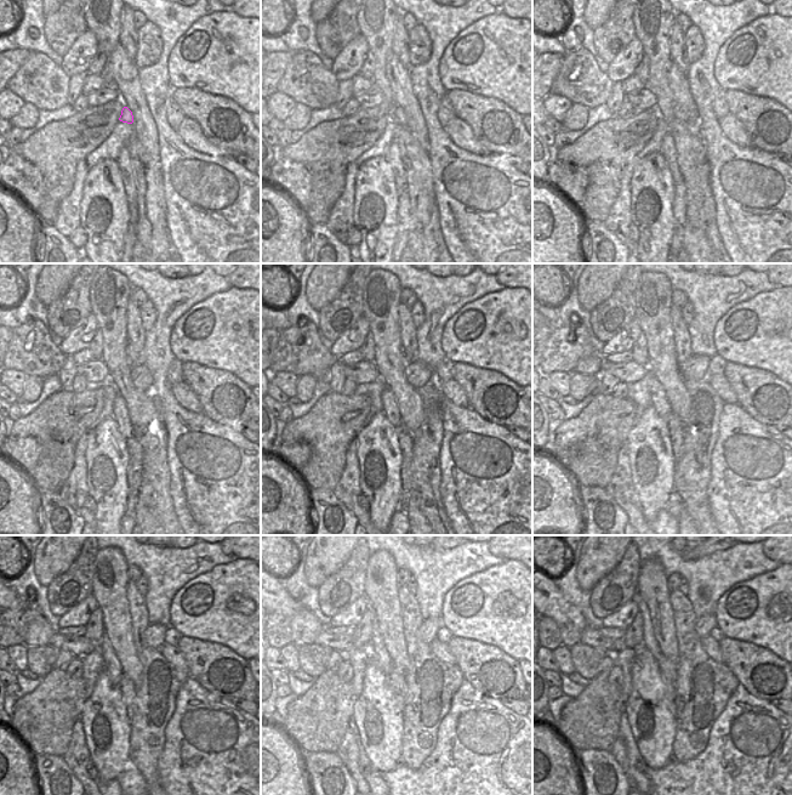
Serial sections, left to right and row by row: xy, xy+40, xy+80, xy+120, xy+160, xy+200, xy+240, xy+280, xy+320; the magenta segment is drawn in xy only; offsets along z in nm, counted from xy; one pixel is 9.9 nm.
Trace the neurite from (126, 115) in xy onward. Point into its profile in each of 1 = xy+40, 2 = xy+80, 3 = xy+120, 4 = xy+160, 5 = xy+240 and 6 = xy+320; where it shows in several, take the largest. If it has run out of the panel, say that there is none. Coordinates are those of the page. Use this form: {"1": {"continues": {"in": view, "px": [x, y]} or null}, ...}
{"1": {"continues": {"in": "xy+40", "px": [397, 114]}}, "2": {"continues": {"in": "xy+80", "px": [681, 112]}}, "3": {"continues": {"in": "xy+120", "px": [142, 378]}}, "4": {"continues": {"in": "xy+160", "px": [419, 374]}}, "5": {"continues": {"in": "xy+240", "px": [153, 636]}}, "6": {"continues": {"in": "xy+320", "px": [705, 624]}}}

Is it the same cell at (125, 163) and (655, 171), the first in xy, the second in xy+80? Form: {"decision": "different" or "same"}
{"decision": "different"}

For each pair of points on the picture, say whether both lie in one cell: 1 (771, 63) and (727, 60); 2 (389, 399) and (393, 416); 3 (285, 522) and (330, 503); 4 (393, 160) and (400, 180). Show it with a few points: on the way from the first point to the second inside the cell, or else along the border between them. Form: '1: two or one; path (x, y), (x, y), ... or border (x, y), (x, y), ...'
1: one; path (761, 60), (738, 60)
2: one; path (389, 403), (392, 413)
3: two; border (307, 492), (311, 506)
4: one; path (396, 165), (399, 175)

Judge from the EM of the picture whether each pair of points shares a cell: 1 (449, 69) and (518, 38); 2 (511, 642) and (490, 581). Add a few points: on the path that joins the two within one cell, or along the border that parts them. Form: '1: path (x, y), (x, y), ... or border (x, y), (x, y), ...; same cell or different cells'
1: path (466, 67), (479, 60), (499, 57), (501, 55); same cell
2: path (507, 628), (494, 614), (491, 596); same cell

